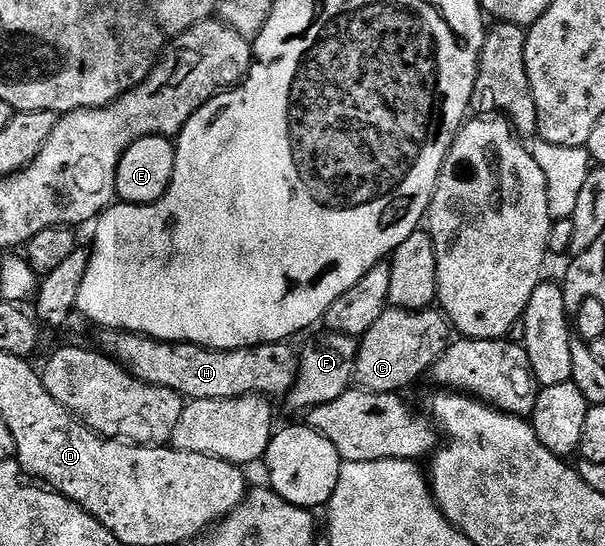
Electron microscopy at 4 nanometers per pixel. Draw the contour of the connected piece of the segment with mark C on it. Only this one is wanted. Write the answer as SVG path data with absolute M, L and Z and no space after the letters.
M392 307L379 315L379 320L372 325L371 331L367 331L359 339L357 346L357 362L355 363L355 381L360 388L372 393L395 393L400 394L401 389L413 385L421 376L428 374L433 365L447 351L451 344L451 326L448 317L441 312L440 308L430 307L427 309L394 309Z

